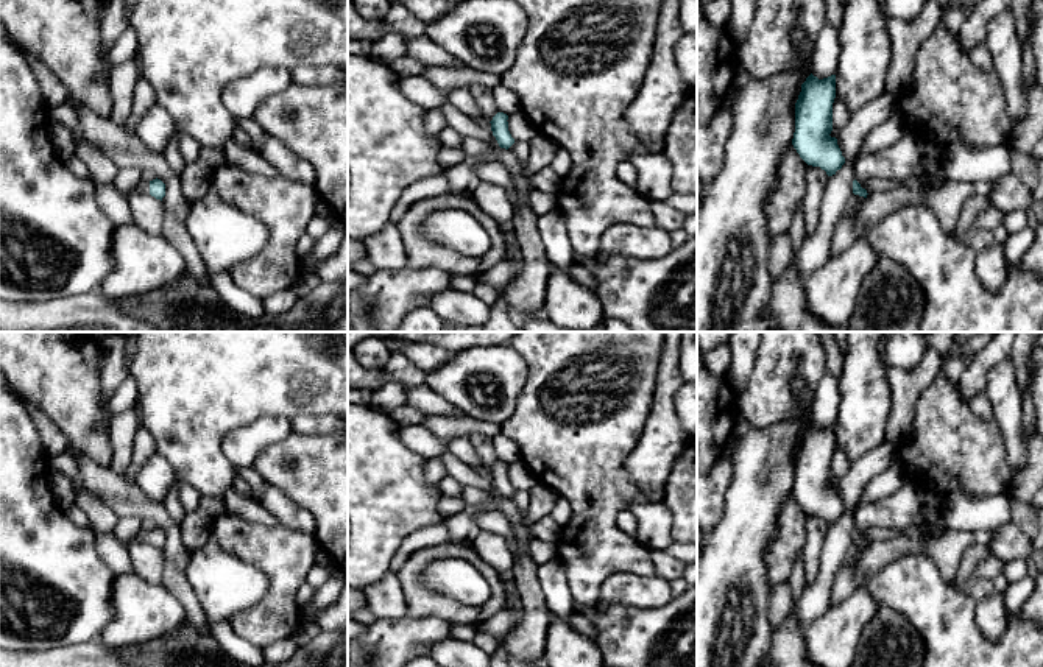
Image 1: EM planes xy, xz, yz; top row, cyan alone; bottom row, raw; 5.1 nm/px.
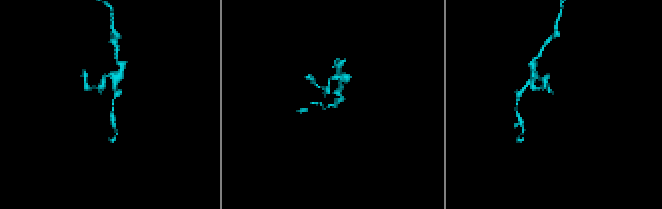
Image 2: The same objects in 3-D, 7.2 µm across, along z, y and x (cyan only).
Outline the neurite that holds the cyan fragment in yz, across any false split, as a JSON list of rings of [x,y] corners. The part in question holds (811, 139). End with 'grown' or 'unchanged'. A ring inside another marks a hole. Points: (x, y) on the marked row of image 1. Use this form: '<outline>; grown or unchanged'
[[[812,73],[801,84],[795,103],[795,132],[792,145],[800,157],[812,167],[820,167],[828,176],[836,175],[845,157],[831,137],[833,103],[836,98],[836,75],[818,79]]]; unchanged

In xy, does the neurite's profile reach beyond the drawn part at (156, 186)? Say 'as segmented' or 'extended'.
extended

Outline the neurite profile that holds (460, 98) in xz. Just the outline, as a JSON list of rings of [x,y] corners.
[[[455,89],[447,97],[446,101],[457,108],[460,112],[472,117],[474,120],[480,120],[480,111],[471,97],[468,89]]]

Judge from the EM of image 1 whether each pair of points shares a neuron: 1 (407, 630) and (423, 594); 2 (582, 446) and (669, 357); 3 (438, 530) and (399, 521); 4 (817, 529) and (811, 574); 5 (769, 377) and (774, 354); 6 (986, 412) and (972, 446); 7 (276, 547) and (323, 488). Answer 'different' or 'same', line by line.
1: different
2: different
3: different
4: same
5: same
6: different
7: different

